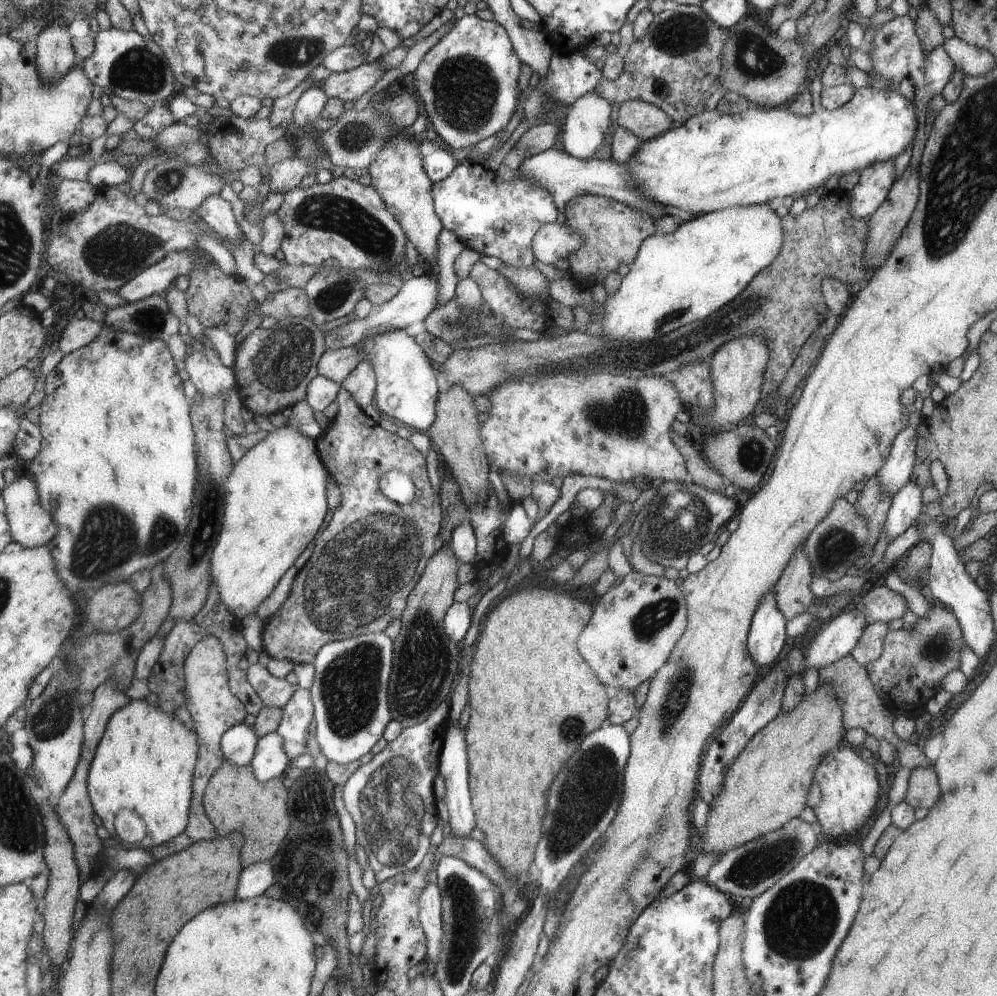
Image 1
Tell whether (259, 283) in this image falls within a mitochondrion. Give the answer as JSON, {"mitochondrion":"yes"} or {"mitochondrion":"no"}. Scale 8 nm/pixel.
{"mitochondrion":"no"}

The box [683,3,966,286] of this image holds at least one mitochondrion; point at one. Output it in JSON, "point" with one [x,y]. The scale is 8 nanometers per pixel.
{"point":[755,60]}

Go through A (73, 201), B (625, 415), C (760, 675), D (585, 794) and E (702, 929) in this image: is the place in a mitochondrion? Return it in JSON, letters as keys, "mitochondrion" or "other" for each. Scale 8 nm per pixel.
{"A":"other","B":"mitochondrion","C":"other","D":"mitochondrion","E":"other"}

